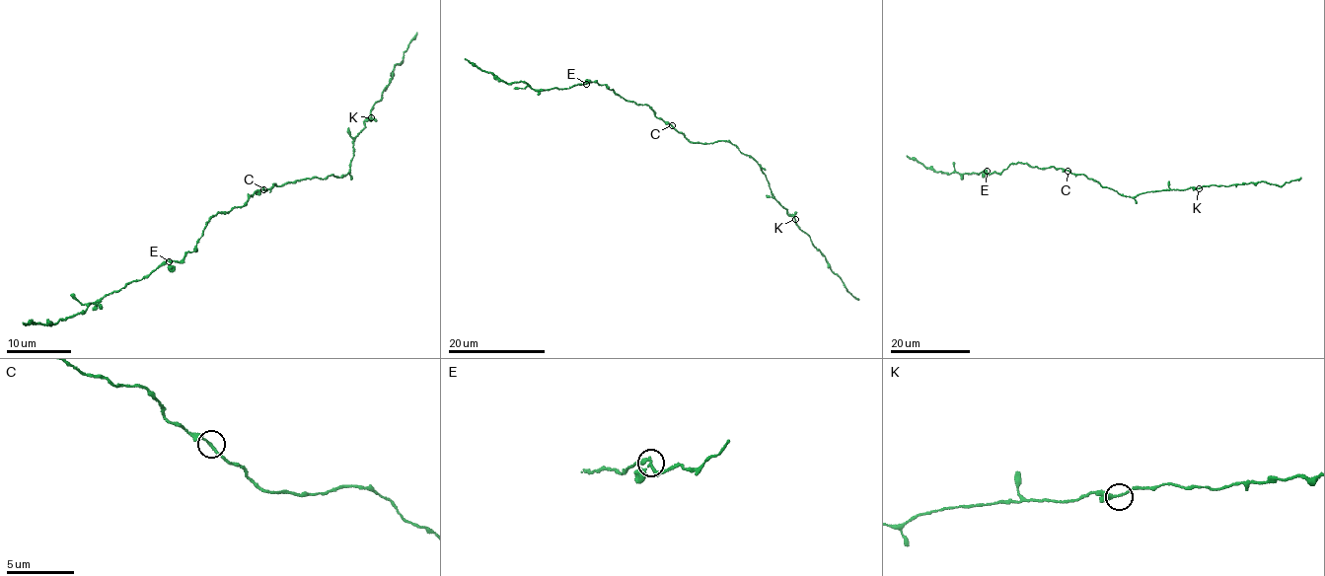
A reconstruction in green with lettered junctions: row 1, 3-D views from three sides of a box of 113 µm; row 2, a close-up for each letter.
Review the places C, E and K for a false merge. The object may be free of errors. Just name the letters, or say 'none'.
none

